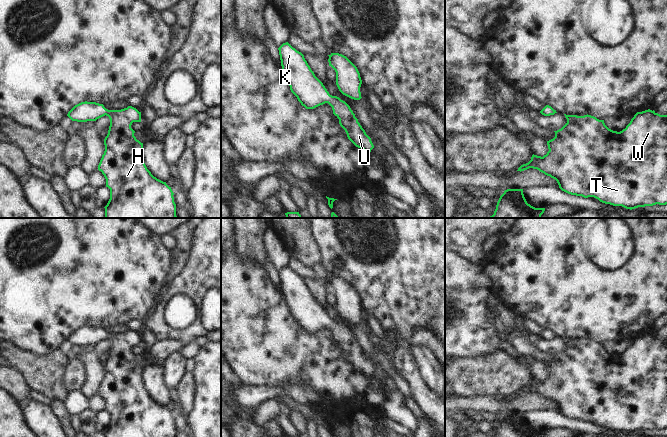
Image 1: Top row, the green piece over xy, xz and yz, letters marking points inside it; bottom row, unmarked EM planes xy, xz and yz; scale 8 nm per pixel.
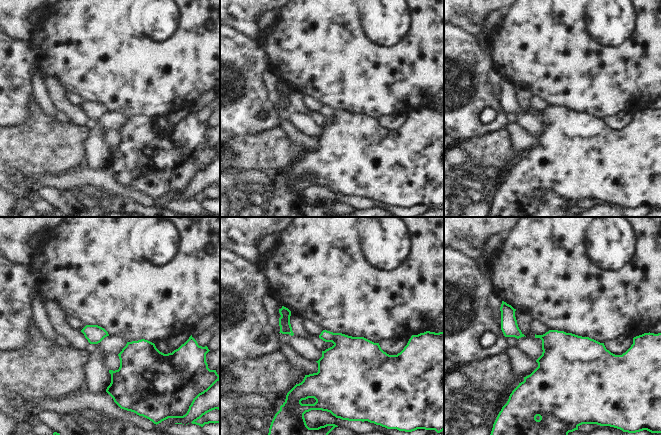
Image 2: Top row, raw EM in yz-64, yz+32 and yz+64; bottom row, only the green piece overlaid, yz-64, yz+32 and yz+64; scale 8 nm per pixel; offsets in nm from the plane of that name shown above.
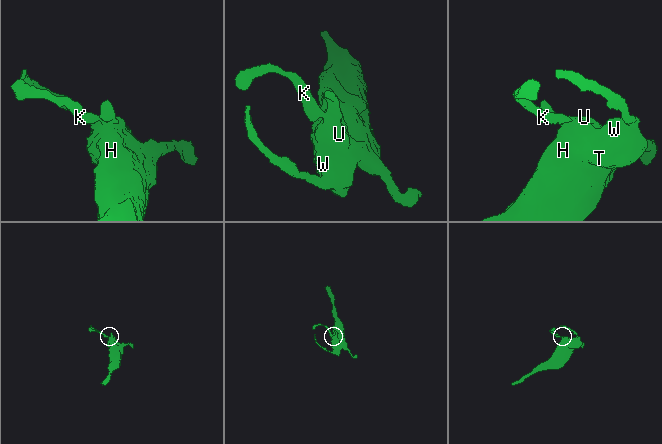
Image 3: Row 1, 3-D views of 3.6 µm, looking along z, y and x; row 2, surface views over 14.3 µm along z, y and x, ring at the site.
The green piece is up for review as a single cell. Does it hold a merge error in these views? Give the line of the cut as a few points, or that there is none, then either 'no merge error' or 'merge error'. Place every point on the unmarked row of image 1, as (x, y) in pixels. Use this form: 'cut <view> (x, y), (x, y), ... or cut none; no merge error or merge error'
cut none; no merge error

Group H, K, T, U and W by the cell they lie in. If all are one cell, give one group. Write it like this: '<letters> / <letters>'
H K T U W

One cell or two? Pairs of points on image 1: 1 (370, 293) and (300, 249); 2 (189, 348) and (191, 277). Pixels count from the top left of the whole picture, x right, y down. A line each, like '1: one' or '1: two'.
1: two
2: two

